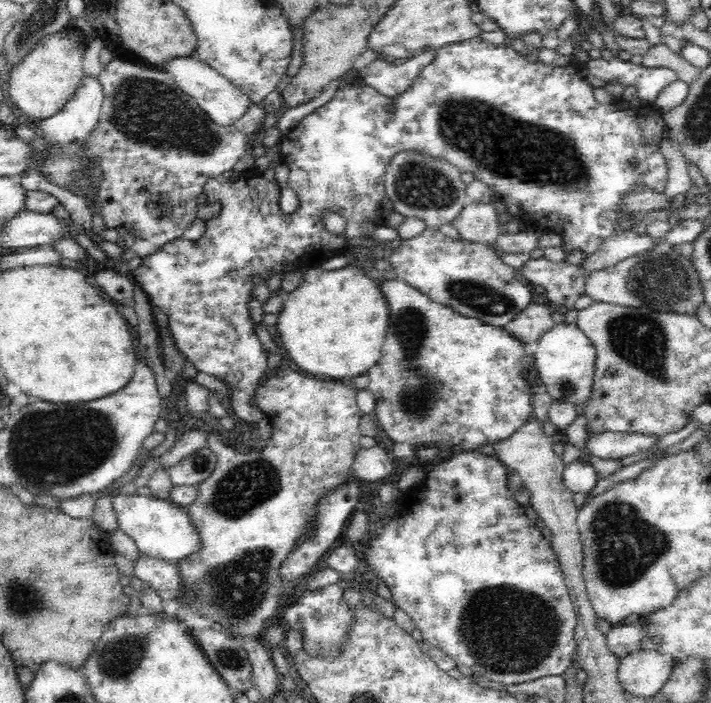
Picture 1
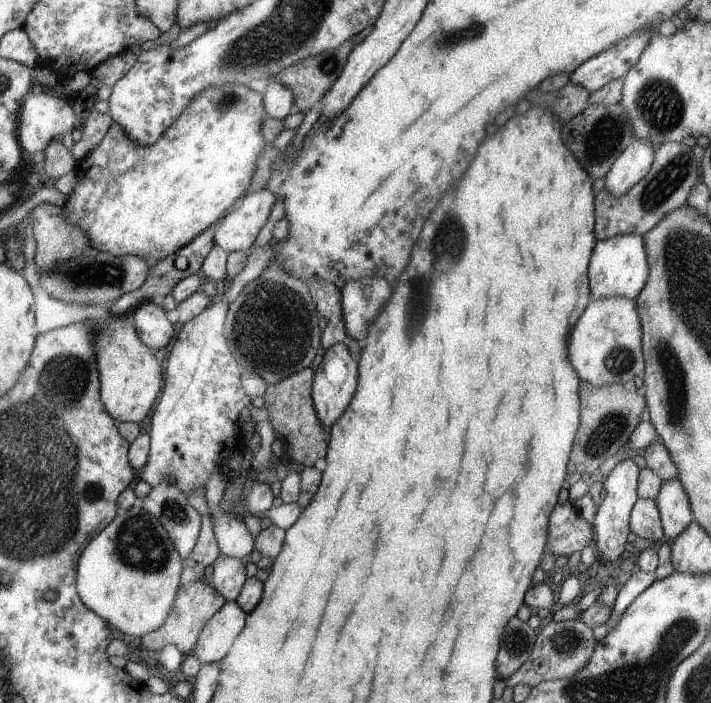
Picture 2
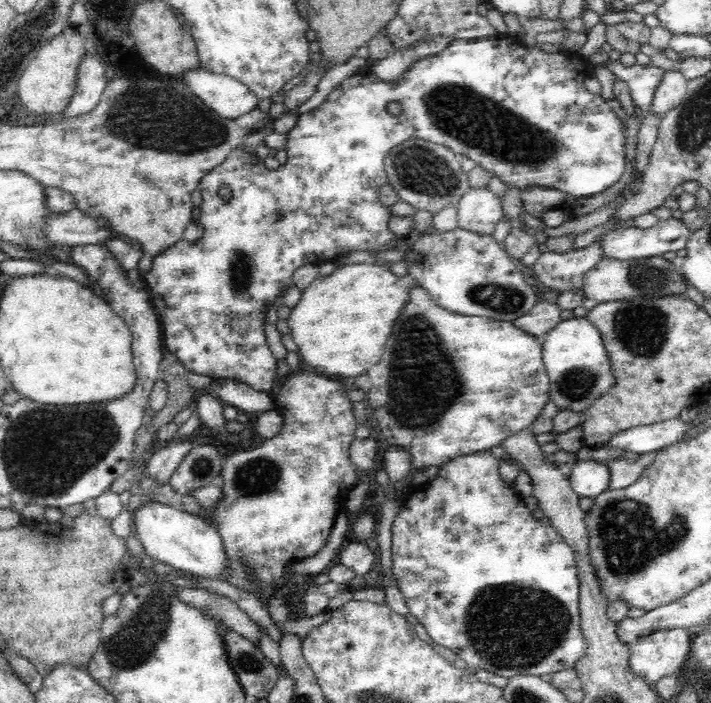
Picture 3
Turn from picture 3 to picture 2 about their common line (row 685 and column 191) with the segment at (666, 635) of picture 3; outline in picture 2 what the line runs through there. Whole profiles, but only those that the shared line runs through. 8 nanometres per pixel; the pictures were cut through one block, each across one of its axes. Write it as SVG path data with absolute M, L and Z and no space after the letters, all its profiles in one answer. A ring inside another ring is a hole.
M227 602L216 616L210 618L190 654L196 656L202 665L222 660L234 644L234 638L242 632L244 620L246 612L238 606L238 602Z

